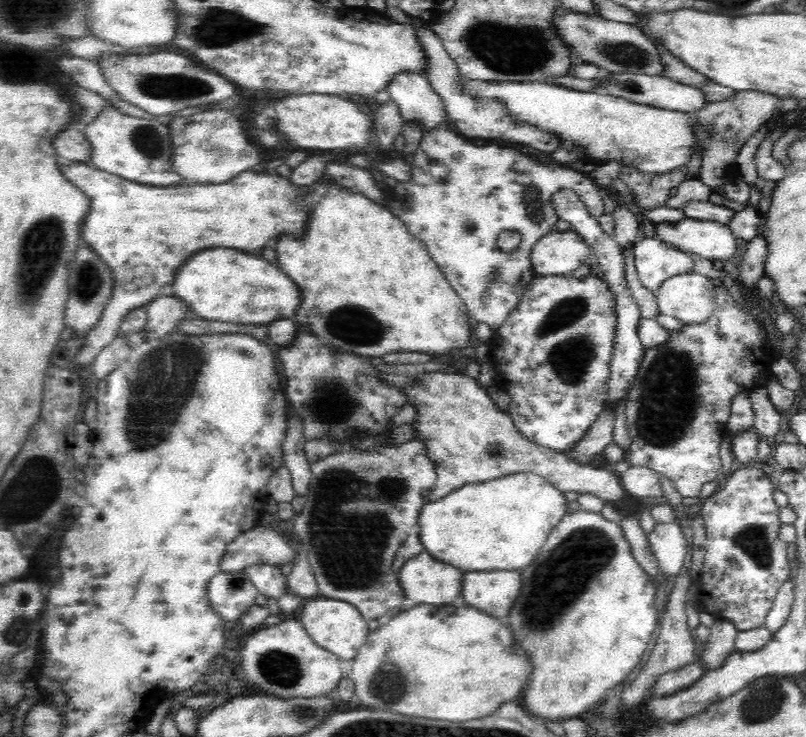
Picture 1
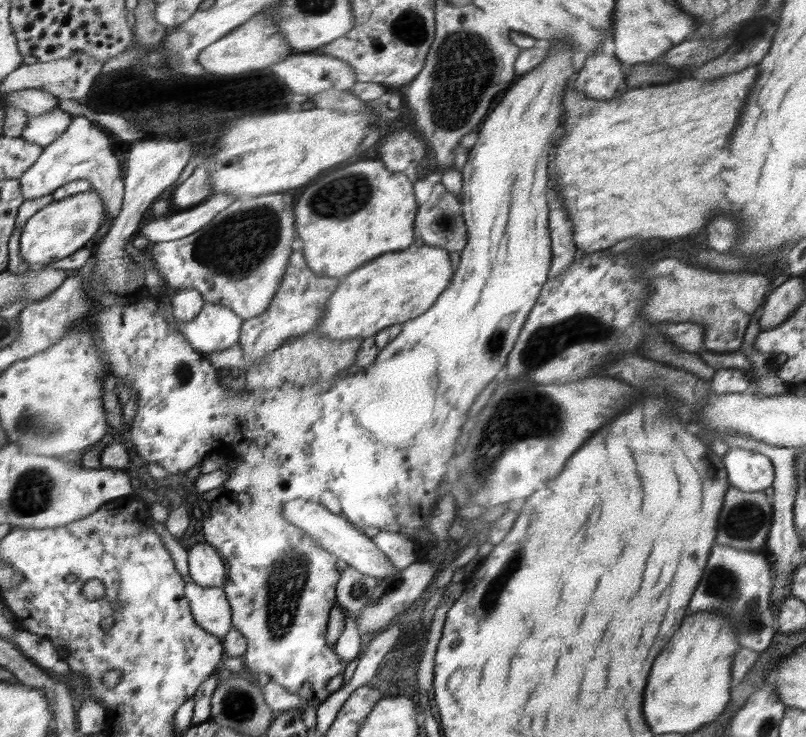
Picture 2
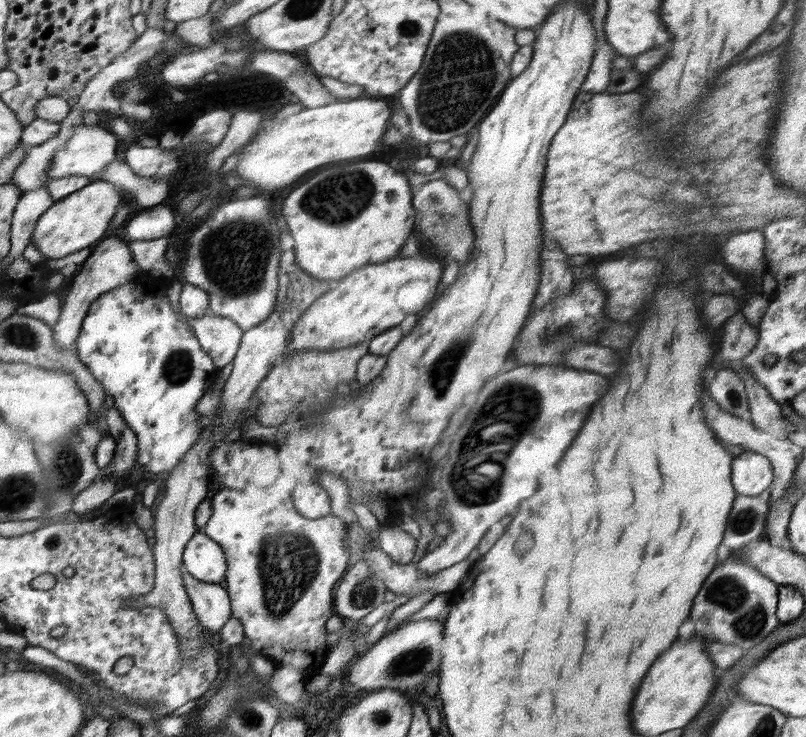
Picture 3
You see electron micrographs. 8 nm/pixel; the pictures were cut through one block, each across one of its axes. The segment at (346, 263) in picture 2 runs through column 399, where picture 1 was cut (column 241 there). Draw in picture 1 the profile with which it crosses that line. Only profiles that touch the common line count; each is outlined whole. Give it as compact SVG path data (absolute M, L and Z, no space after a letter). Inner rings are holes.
M70 162L58 166L63 175L90 197L90 212L86 214L80 236L84 244L92 247L108 267L112 268L114 289L106 304L101 320L87 332L78 354L71 361L71 370L90 366L104 347L121 335L120 324L134 308L144 307L158 297L166 284L172 284L178 268L186 264L196 252L206 248L232 248L246 253L260 254L268 247L272 238L291 235L302 238L306 234L306 224L310 219L308 205L296 205L296 200L306 196L306 188L283 178L277 172L264 168L250 169L237 174L232 180L223 183L196 183L178 186L150 186L94 168L86 162Z

